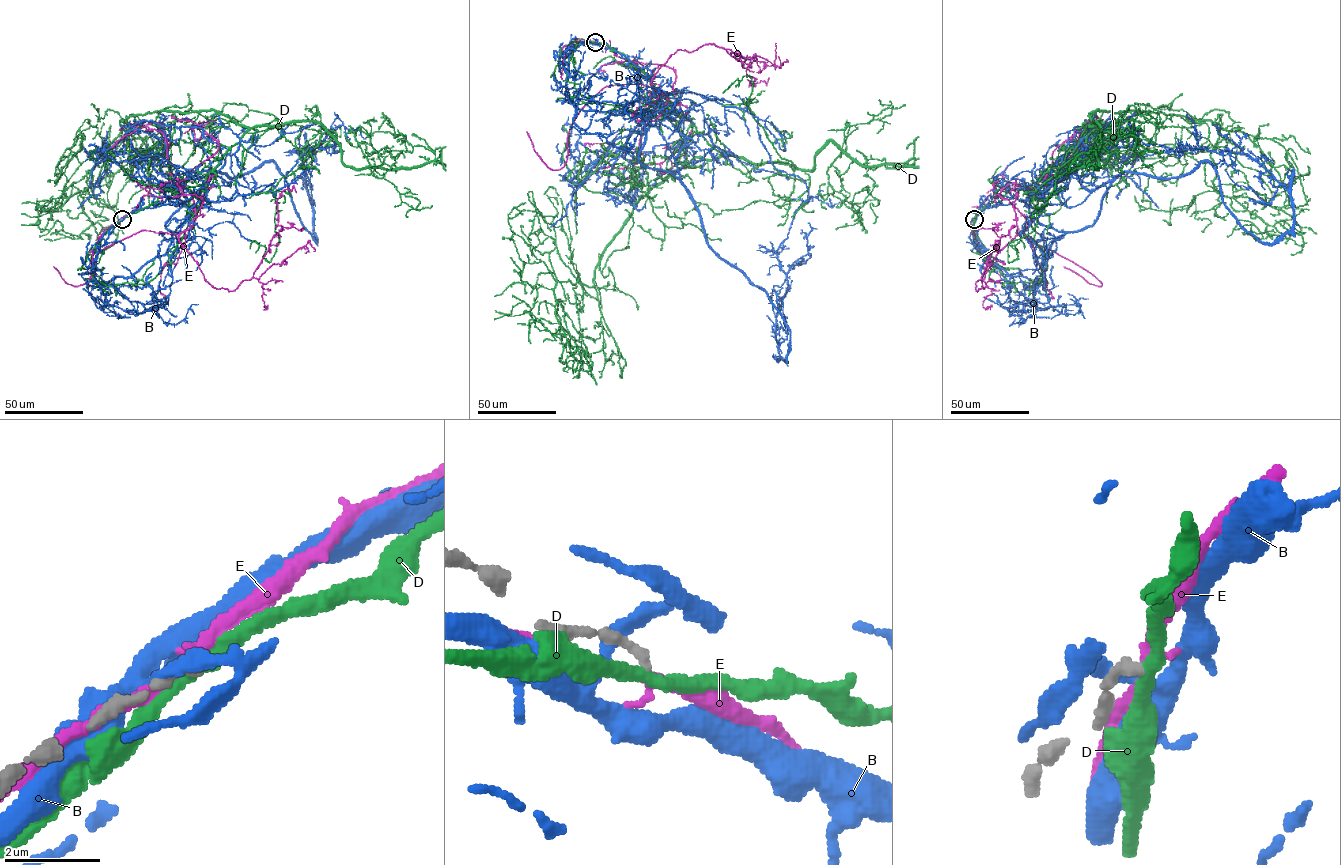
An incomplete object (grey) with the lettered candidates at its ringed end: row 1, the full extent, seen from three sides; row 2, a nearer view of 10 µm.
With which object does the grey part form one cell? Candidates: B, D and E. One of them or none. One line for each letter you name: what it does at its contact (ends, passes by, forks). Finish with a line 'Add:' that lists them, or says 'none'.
Add: none

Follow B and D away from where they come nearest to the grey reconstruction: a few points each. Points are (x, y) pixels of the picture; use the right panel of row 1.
B: (973, 219), (1040, 282), (1119, 175), (1208, 161), (1247, 231), (1291, 230), (1247, 154), (1134, 137)
D: (974, 219), (1032, 197), (1094, 110), (1142, 111), (1210, 120), (1213, 189), (1251, 225)

